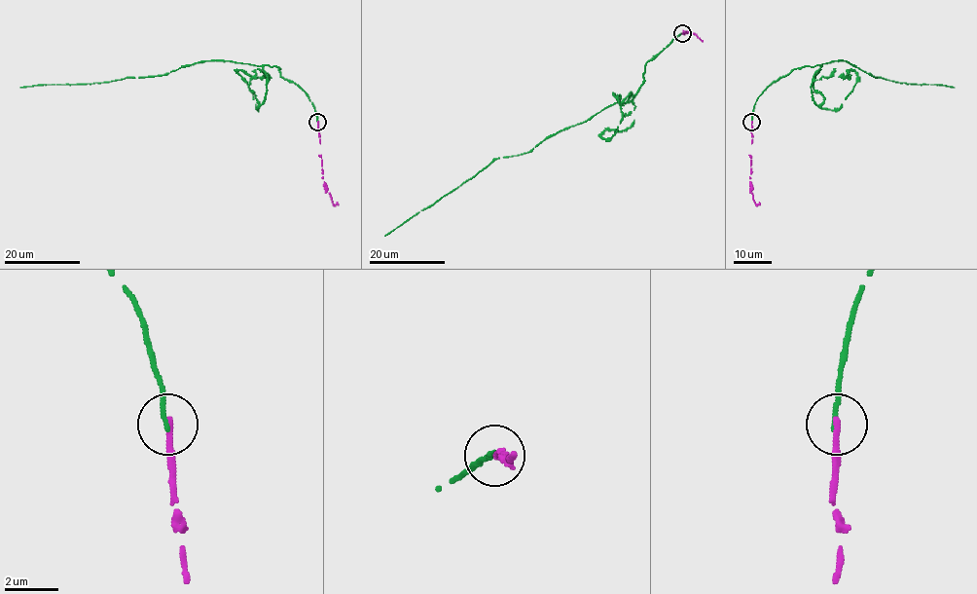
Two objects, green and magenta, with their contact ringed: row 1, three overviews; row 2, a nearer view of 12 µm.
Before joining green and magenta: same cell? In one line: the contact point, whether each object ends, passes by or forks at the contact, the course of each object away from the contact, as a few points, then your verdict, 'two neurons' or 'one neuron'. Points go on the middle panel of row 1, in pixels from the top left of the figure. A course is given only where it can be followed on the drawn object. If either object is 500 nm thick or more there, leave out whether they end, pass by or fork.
(682, 33) | green ends | magenta ends | green via (682, 33), (646, 63), (643, 83), (631, 99), (614, 102), (546, 136), (528, 152), (494, 158), (384, 236) | magenta via (682, 33), (688, 31), (703, 41) | two neurons

